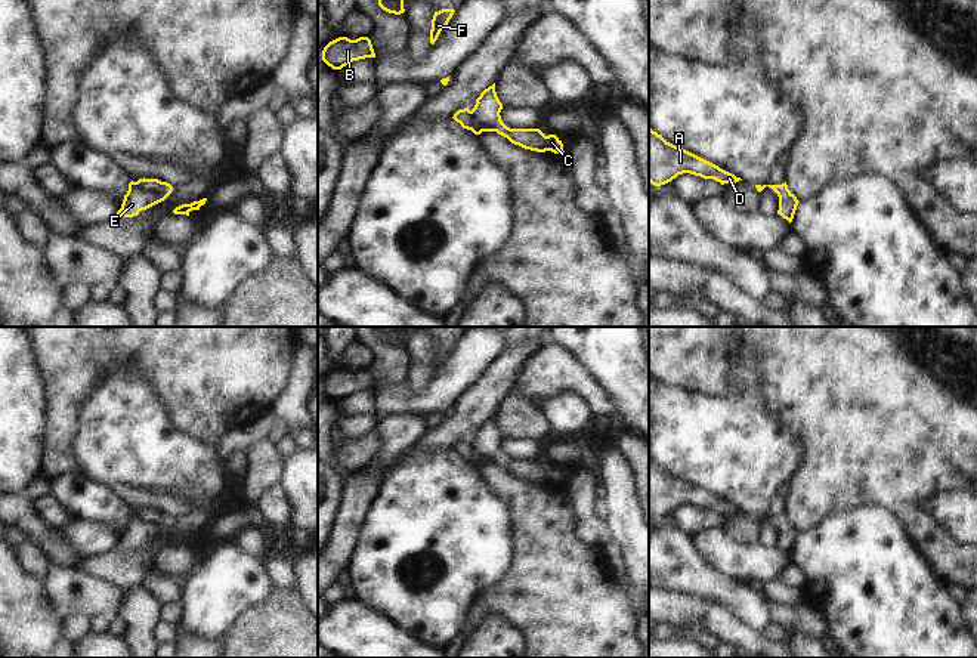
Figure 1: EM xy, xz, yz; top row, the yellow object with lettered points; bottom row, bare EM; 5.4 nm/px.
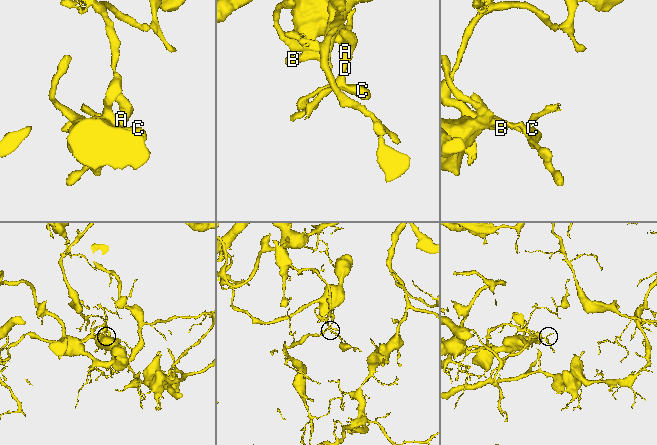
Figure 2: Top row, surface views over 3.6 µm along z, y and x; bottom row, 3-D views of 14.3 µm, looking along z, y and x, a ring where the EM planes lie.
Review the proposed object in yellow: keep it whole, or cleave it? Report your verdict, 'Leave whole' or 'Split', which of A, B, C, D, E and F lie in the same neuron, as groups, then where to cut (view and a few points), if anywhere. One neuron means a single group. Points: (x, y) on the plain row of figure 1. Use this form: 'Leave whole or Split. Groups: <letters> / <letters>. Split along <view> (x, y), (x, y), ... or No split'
Split. Groups: A D / B C E F. Split along xy (135, 513), (142, 522), (155, 525), (170, 524)

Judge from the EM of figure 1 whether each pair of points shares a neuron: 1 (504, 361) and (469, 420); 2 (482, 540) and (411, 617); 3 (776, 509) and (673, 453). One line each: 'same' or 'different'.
1: same
2: same
3: different

